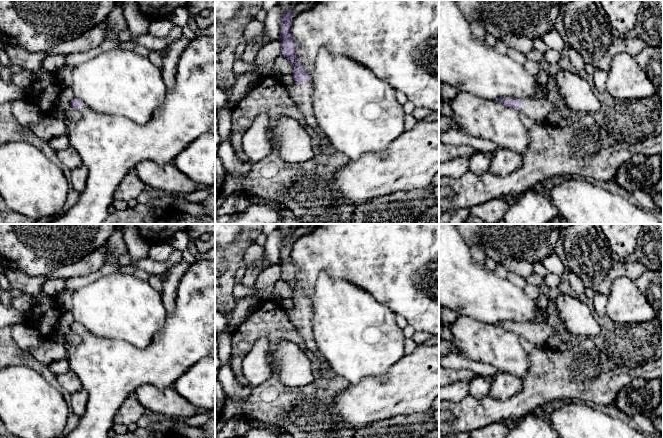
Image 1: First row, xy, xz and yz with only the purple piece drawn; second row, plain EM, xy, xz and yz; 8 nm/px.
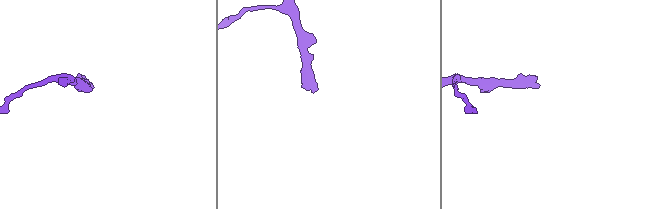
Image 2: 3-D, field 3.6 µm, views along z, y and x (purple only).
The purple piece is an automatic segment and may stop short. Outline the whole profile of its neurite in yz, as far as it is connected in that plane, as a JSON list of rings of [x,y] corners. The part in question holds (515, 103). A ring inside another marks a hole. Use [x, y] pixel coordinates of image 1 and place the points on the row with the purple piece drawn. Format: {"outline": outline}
{"outline": [[[504,97],[497,101],[508,107],[520,109],[528,118],[536,122],[543,122],[551,113],[557,111],[557,108],[546,99],[526,99],[521,101],[513,97]]]}

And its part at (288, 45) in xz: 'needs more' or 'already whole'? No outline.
needs more

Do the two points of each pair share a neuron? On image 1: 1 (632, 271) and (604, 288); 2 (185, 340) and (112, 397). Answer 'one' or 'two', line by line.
1: one
2: one

